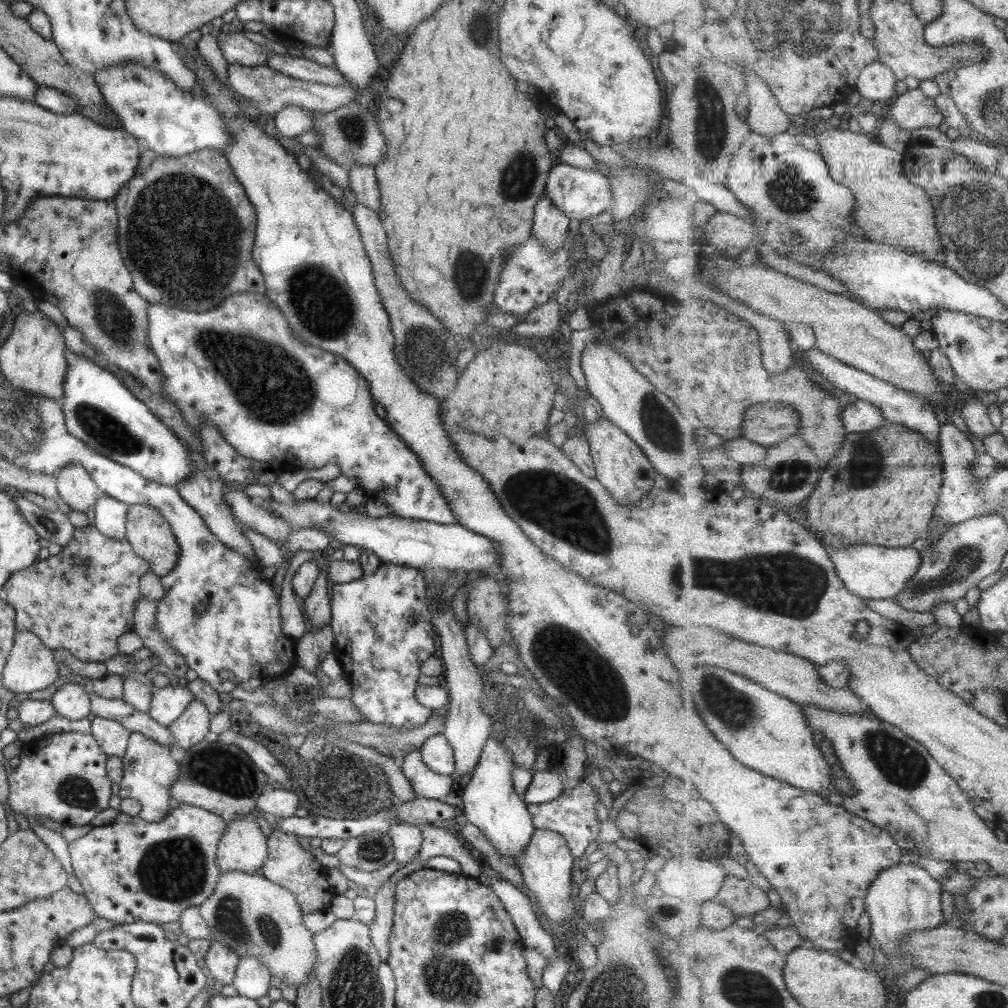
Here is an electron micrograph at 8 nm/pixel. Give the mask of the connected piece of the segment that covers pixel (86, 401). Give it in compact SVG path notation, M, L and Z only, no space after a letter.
M75 355L77 360L67 364L63 378L64 395L61 405L67 432L109 460L133 469L145 480L173 487L182 480L187 480L196 468L192 465L191 459L188 459L186 444L158 418L155 418L151 411L140 400L137 400L113 374L91 363L87 358Z

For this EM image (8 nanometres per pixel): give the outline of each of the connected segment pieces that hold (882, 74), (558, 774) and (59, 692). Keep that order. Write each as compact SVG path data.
M877 61L867 65L857 79L856 90L865 98L882 103L895 94L898 78L894 70L885 63Z
M557 764L552 771L545 769L535 772L522 799L526 804L543 804L559 797L565 790L561 784L563 771L563 765Z
M73 682L56 688L50 698L55 714L70 721L86 718L91 712L88 691L88 686L78 685Z

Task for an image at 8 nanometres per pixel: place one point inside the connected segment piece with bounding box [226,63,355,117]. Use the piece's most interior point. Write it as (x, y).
(268, 90)

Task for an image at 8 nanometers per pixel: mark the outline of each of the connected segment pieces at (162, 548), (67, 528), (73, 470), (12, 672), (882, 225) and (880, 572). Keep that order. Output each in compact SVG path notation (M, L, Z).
M144 504L127 505L125 512L124 539L131 545L133 554L149 563L149 572L161 578L169 574L178 559L178 544L169 523L152 506Z
M25 497L15 498L14 503L44 544L54 542L63 547L72 541L74 526L65 514L37 507Z
M68 464L55 476L59 498L71 511L85 513L99 497L96 484L79 464Z
M16 631L2 670L3 686L15 694L37 692L58 677L54 652L35 634Z
M849 125L847 129L845 126L827 129L820 132L816 138L820 146L819 153L824 155L824 159L828 162L832 177L851 188L855 195L857 206L854 217L858 222L860 232L875 243L905 247L913 251L913 254L919 254L923 259L942 262L944 246L937 230L932 196L924 187L913 184L904 175L904 155L901 151L883 146L876 135L869 135Z
M825 543L823 545L845 586L868 599L894 599L899 593L903 593L923 562L922 553L915 546L889 548L883 545L856 544L838 549Z

